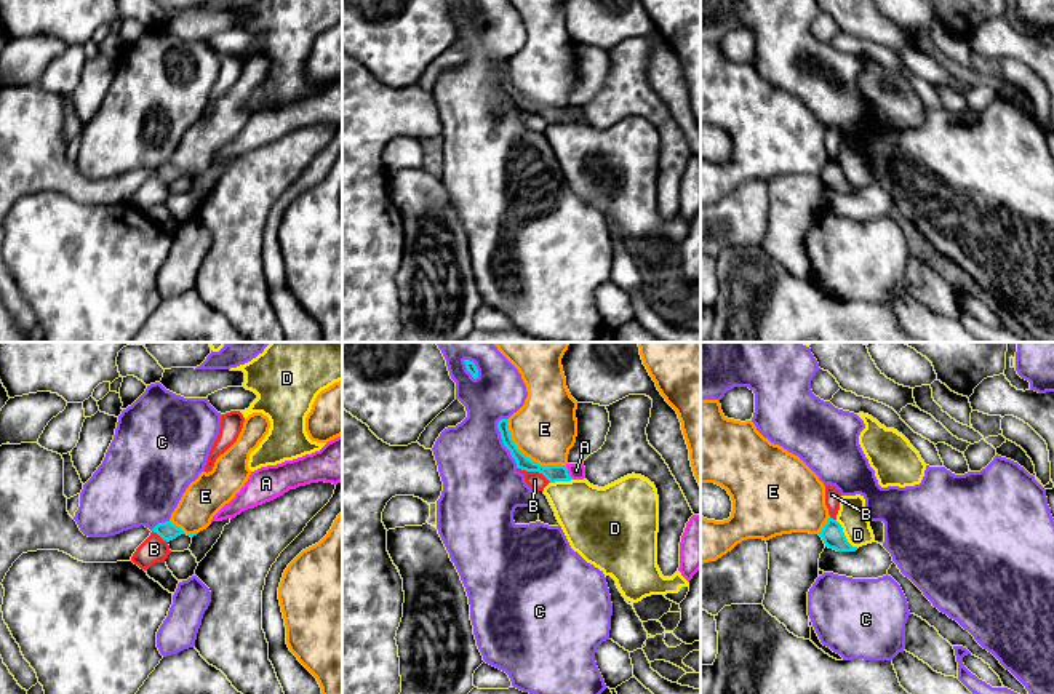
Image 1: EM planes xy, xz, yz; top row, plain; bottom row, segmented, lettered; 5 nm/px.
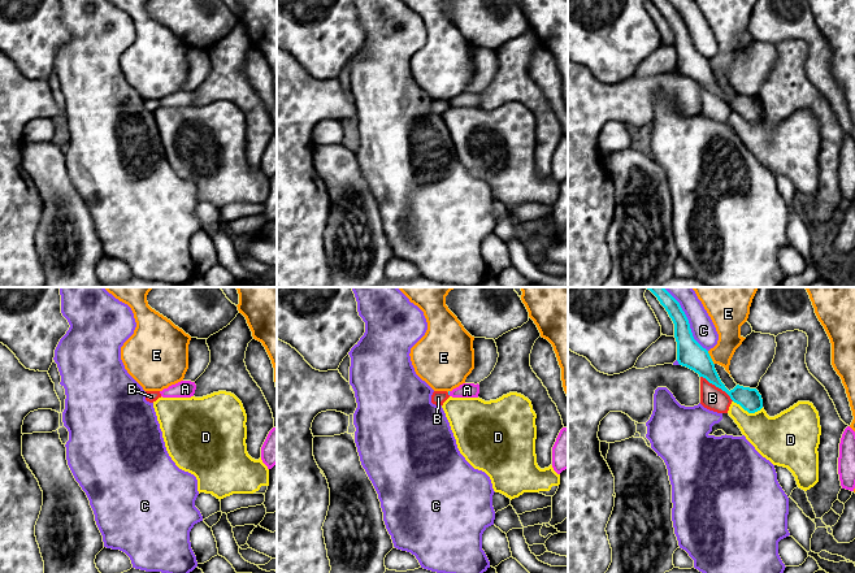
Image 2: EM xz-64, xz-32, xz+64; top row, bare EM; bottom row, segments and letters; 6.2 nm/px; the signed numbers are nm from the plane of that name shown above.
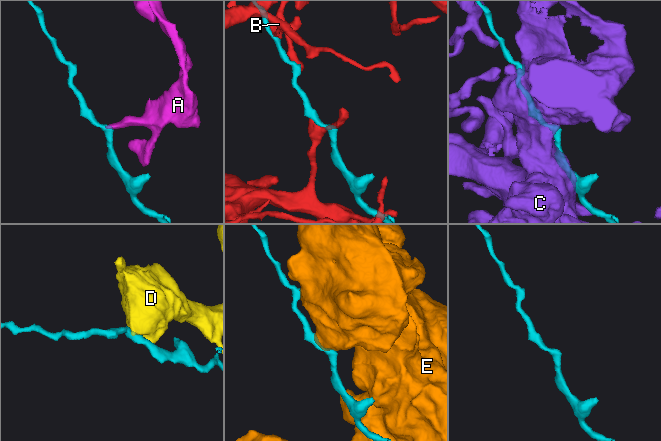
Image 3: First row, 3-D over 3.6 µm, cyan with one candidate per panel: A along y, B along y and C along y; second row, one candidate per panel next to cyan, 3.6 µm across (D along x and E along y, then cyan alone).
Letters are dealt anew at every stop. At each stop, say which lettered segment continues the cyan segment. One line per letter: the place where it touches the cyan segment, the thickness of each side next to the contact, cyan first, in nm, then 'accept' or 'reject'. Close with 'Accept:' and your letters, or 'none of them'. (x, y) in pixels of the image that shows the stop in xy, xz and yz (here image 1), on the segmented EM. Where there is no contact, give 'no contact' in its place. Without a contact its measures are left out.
A: xz (566, 472) | 80/80 nm | reject
B: xz (534, 470) | 80/90 nm | reject
C: xz (503, 442) | 70/380 nm | reject
D: yz (845, 536) | 120/140 nm | reject
E: xz (528, 458) | 80/320 nm | reject
Accept: none of them

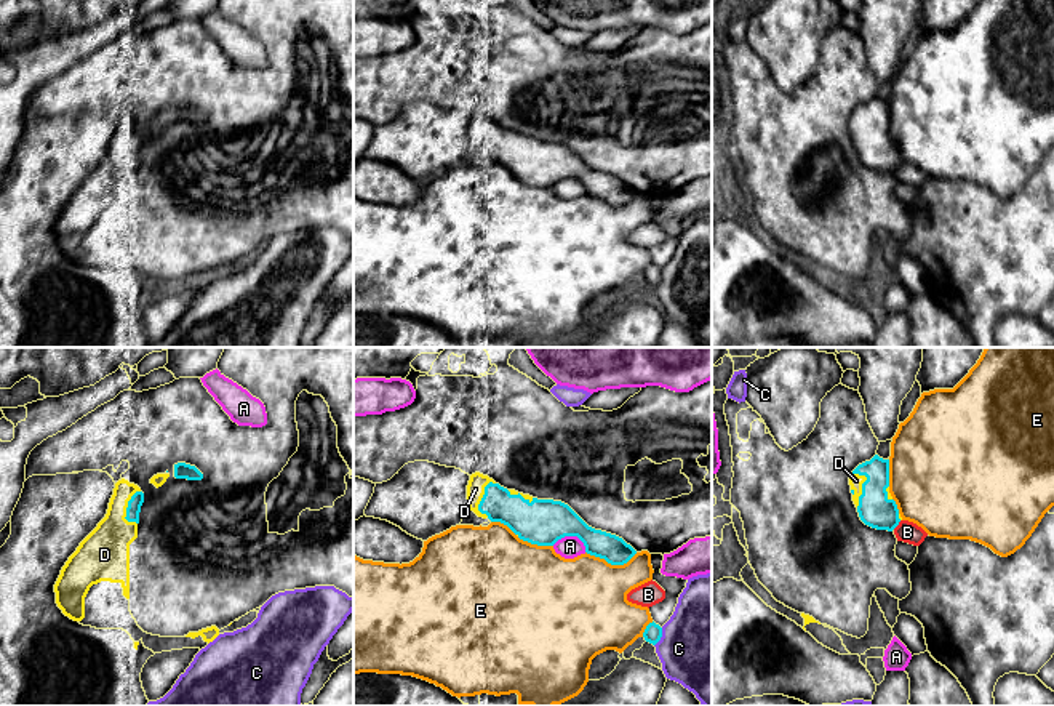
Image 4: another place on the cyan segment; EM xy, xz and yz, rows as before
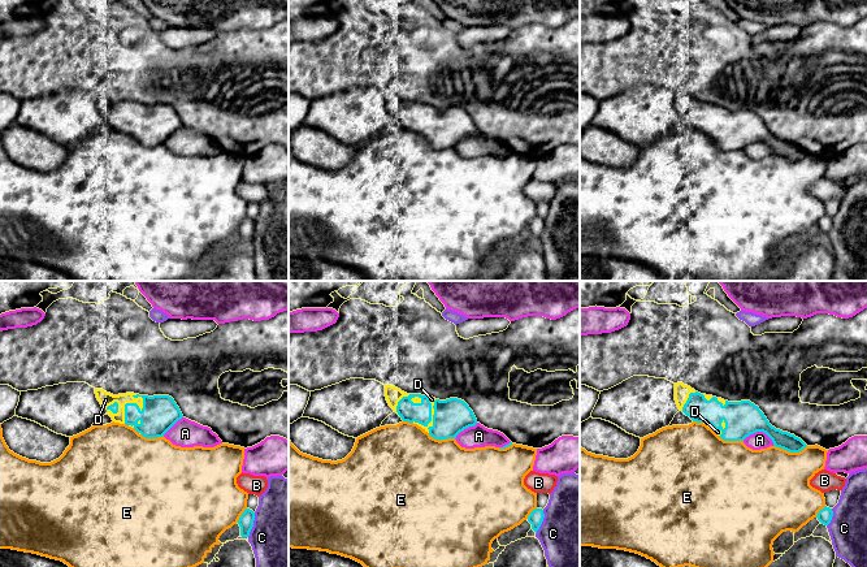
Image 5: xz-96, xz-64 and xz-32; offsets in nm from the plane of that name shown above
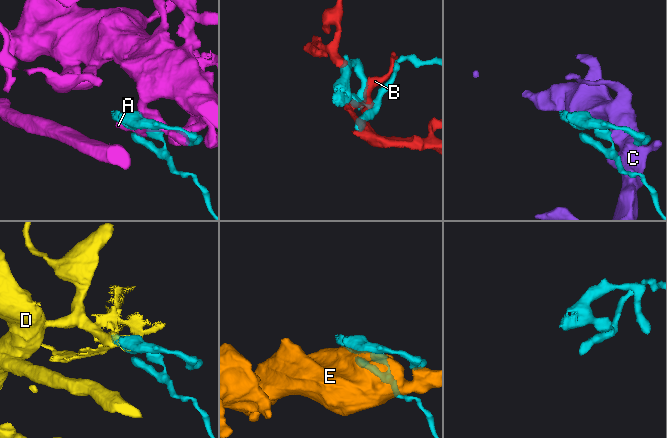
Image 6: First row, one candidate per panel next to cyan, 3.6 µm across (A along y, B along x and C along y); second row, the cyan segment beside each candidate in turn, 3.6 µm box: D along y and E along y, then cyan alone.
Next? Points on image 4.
A: xz (571, 535) | 240/110 nm | reject
B: yz (896, 525) | 170/110 nm | reject
C: xz (661, 636) | 90/480 nm | reject
D: xz (482, 498) | 180/90 nm | accept
E: xz (522, 538) | 240/480 nm | reject
Accept: D

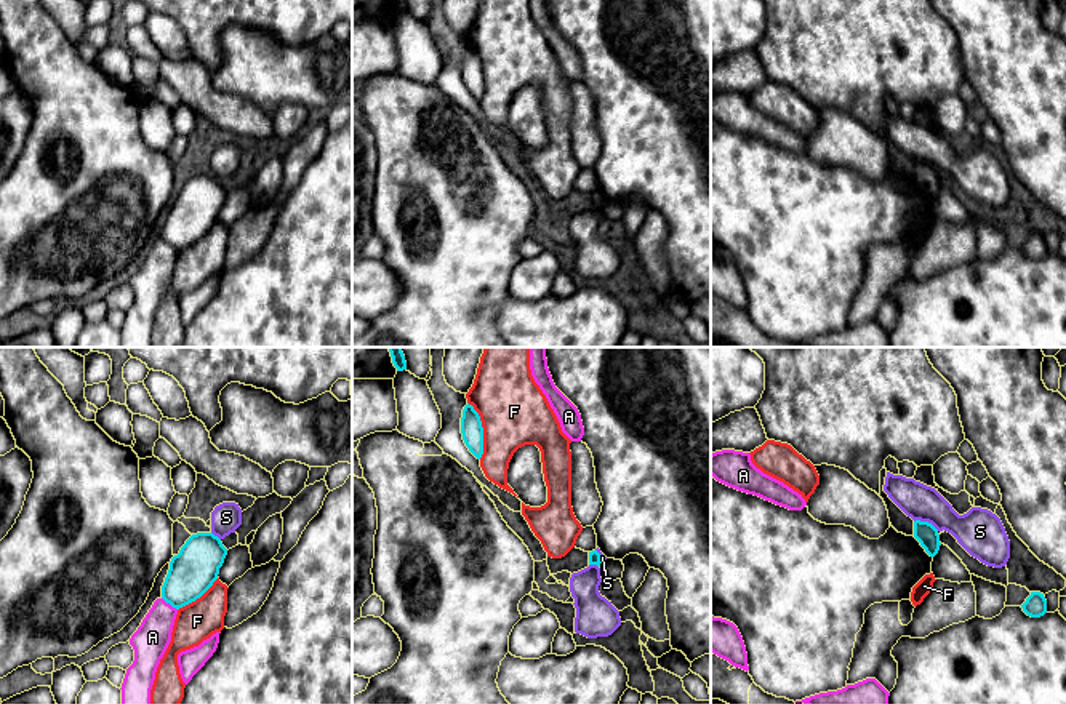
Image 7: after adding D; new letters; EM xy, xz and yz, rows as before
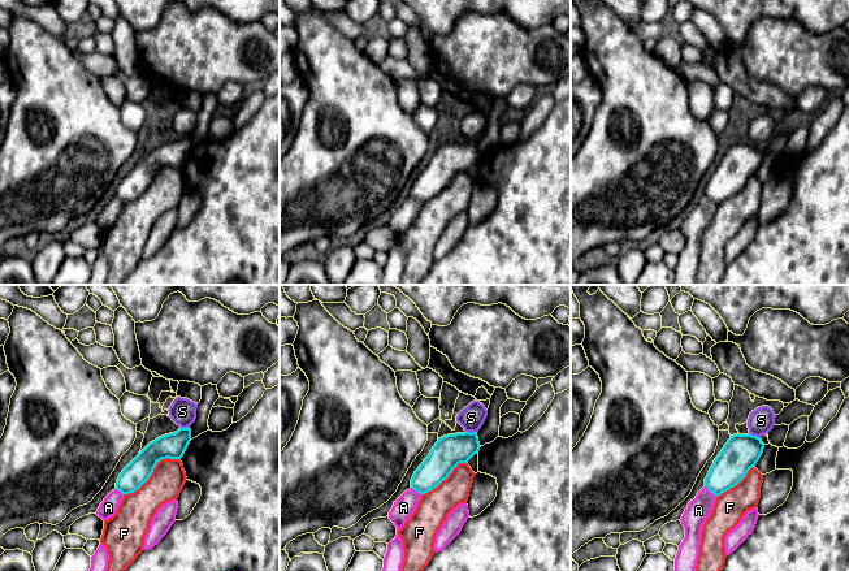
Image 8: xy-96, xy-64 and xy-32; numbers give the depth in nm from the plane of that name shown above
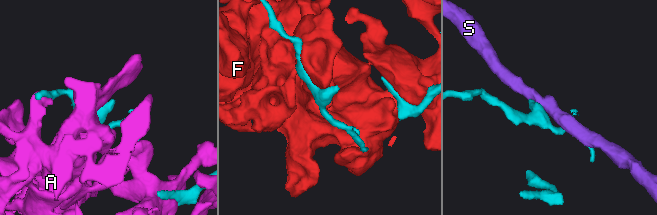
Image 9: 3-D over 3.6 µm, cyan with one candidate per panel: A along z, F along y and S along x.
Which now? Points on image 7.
A: xy (170, 604) | 240/180 nm | reject
F: xz (482, 431) | 110/340 nm | reject
S: yz (927, 522) | 110/200 nm | reject
Accept: none of them

